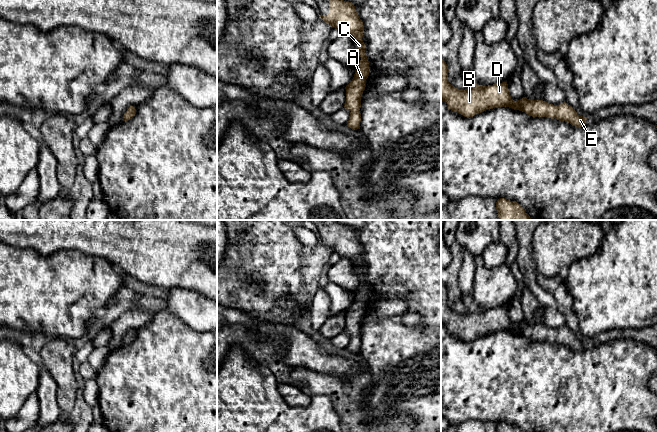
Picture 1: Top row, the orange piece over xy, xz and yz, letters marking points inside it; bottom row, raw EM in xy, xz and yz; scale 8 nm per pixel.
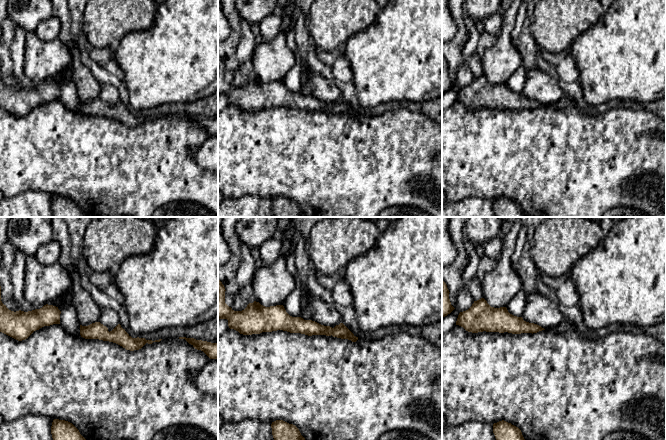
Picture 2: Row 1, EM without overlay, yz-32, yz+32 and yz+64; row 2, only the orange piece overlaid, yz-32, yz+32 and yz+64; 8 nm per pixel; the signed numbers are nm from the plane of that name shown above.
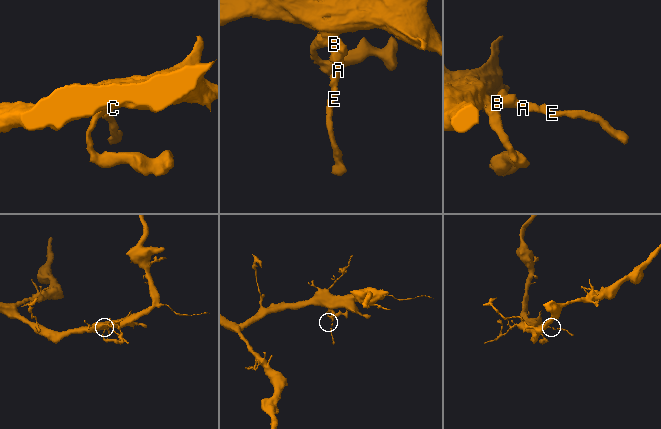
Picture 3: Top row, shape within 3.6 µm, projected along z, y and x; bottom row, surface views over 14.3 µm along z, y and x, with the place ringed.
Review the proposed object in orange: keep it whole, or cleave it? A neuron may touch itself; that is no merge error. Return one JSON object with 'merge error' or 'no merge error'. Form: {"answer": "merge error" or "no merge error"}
{"answer": "no merge error"}

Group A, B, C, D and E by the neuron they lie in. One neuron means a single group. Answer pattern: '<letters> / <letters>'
A B C D E

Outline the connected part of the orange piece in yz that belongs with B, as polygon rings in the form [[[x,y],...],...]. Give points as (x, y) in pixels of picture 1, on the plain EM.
[[[441,282],[441,325],[447,328],[448,334],[464,341],[473,341],[488,333],[509,331],[532,341],[555,342],[575,351],[581,351],[586,347],[587,341],[578,339],[565,325],[557,330],[526,321],[514,325],[509,317],[507,306],[488,310],[472,307],[467,313],[459,314],[448,306],[448,295],[446,286]]]

